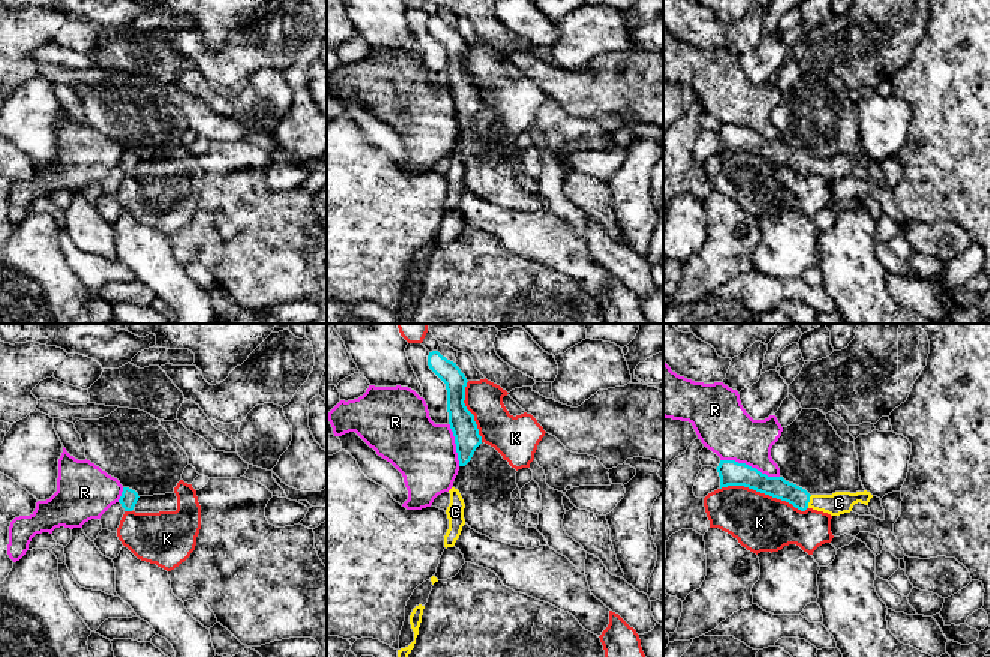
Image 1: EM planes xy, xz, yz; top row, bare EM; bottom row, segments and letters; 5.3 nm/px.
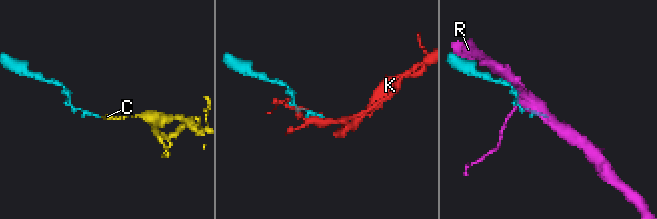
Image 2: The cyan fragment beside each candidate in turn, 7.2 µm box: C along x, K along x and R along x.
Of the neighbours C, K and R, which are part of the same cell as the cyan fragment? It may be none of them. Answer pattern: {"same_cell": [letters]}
{"same_cell": ["C"]}

